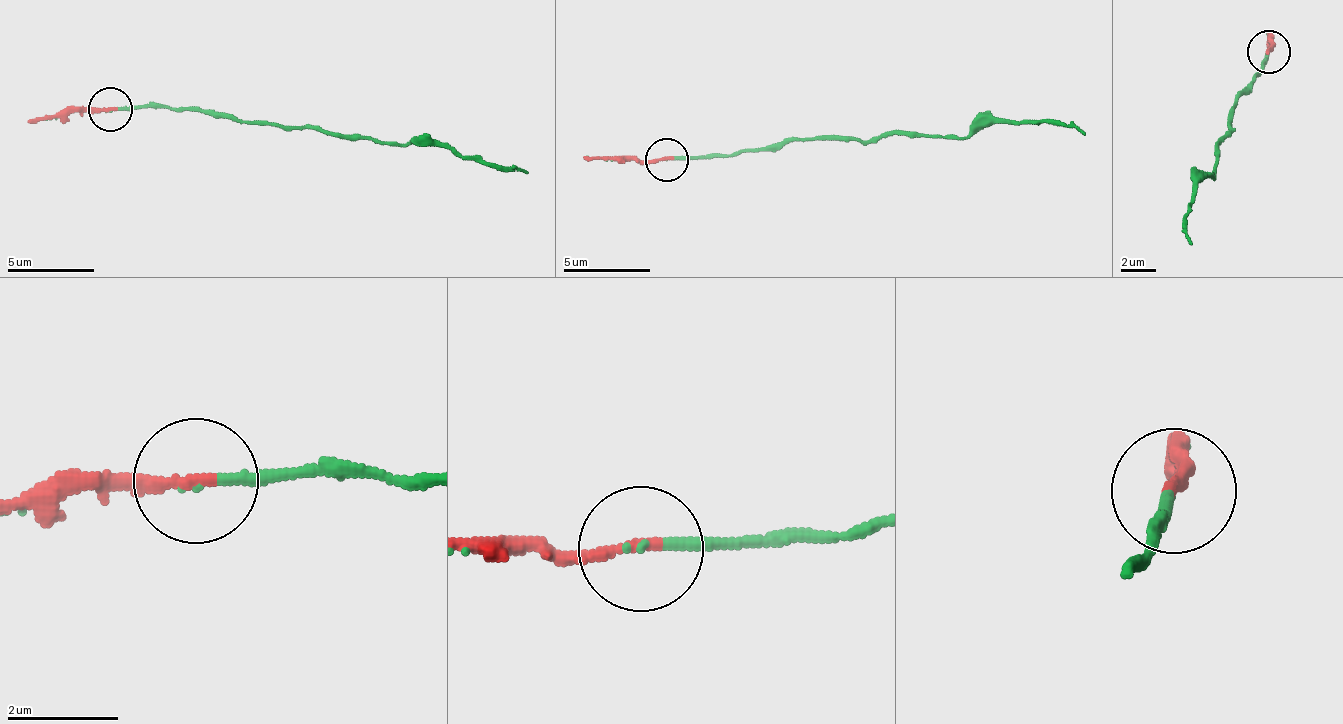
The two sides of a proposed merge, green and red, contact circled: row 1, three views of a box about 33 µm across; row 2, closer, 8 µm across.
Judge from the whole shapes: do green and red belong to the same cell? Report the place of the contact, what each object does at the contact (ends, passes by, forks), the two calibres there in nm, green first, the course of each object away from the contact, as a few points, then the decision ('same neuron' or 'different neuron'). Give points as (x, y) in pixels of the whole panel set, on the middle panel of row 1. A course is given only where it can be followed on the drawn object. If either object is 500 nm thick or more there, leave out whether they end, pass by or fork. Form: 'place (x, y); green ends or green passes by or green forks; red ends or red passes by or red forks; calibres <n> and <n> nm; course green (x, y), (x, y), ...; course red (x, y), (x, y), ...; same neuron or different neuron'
place (666, 159); green ends; red ends; calibres 140 and 240 nm; course green (665, 159), (726, 158), (817, 139), (968, 139), (990, 122), (1058, 120), (1084, 134); course red (665, 158), (622, 162), (582, 157); same neuron

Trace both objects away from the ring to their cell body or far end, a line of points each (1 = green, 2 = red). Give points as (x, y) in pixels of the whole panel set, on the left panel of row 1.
1: (109, 112), (170, 106), (259, 126), (457, 148), (527, 174)
2: (109, 108), (66, 110), (26, 120)

